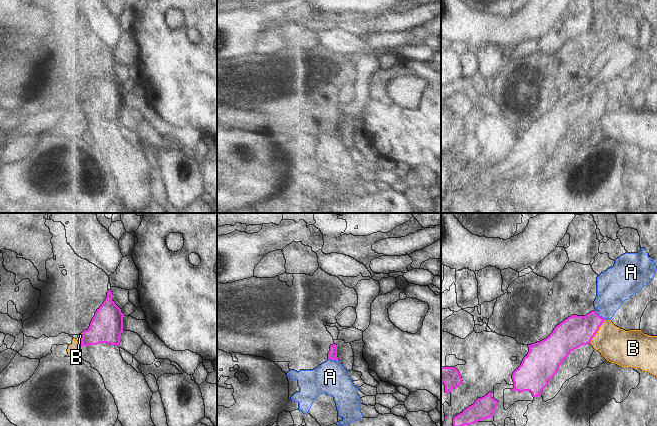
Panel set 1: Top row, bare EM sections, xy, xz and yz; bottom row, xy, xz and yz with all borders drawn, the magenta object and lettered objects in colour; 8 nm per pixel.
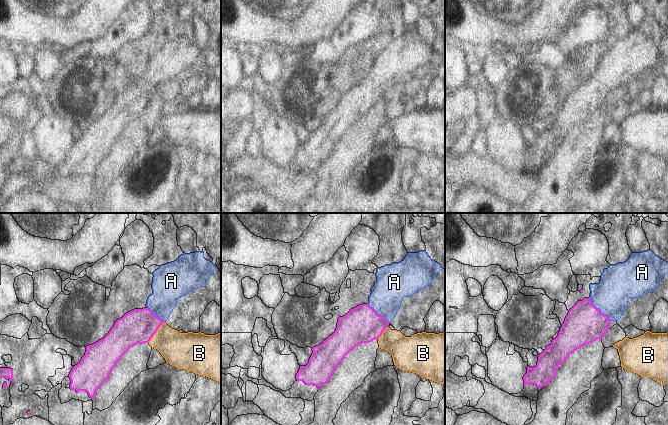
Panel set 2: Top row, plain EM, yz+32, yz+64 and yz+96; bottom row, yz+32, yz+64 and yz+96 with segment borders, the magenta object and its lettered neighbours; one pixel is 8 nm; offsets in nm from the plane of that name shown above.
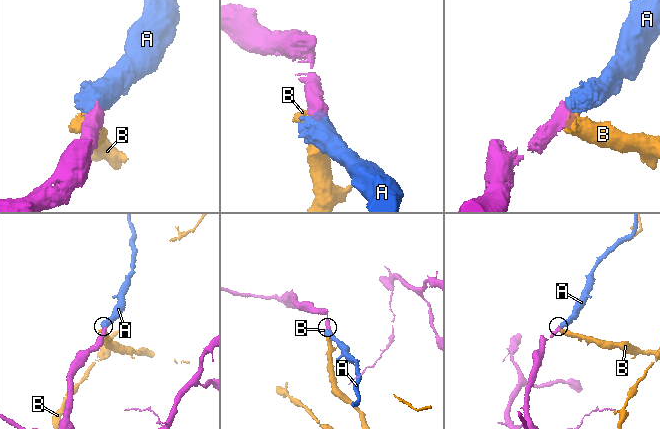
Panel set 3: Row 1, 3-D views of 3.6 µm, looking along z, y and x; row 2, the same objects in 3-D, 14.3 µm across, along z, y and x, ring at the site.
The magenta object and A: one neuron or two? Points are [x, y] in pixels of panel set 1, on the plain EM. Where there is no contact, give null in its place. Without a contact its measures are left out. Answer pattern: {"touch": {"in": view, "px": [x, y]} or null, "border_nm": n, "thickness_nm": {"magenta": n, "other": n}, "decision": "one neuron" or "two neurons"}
{"touch": {"in": "yz", "px": [599, 92]}, "border_nm": 120, "thickness_nm": {"magenta": 260, "other": 260}, "decision": "one neuron"}

